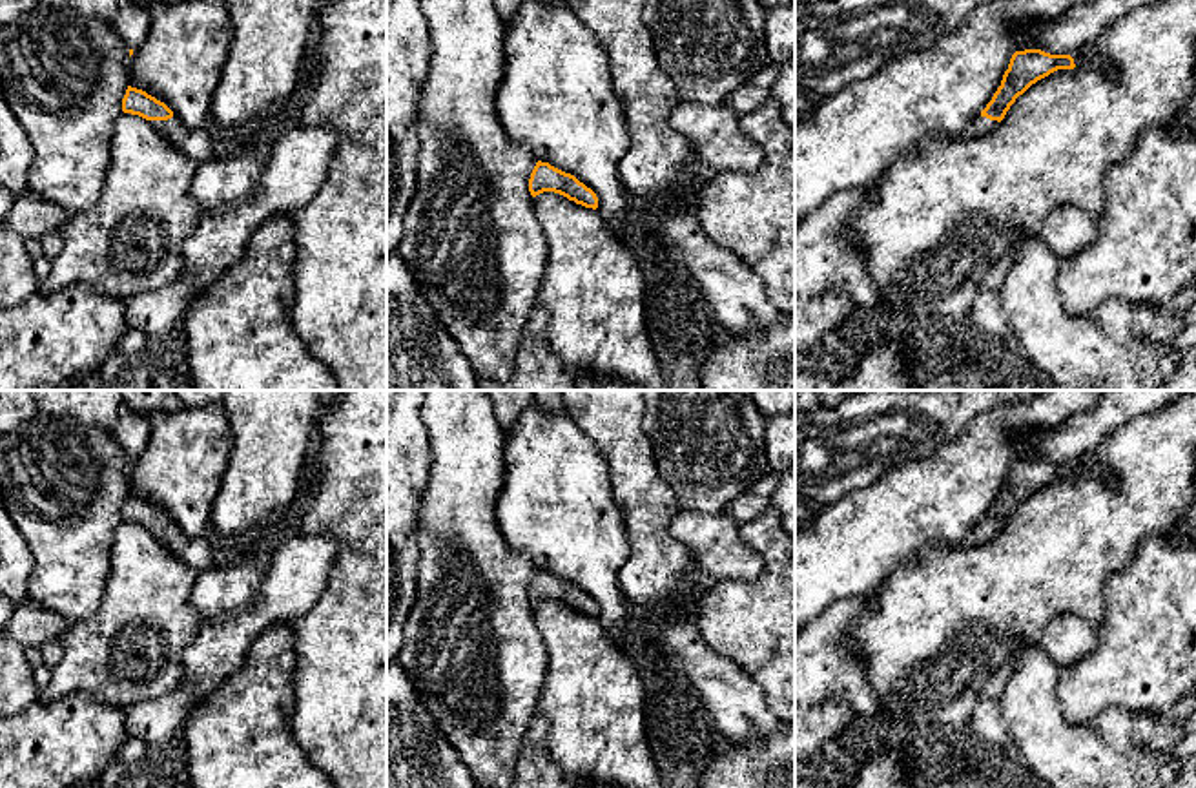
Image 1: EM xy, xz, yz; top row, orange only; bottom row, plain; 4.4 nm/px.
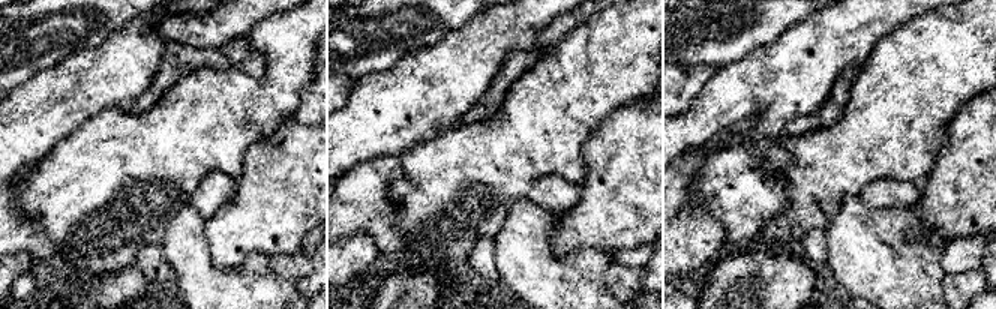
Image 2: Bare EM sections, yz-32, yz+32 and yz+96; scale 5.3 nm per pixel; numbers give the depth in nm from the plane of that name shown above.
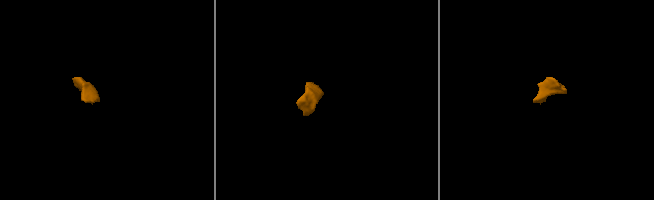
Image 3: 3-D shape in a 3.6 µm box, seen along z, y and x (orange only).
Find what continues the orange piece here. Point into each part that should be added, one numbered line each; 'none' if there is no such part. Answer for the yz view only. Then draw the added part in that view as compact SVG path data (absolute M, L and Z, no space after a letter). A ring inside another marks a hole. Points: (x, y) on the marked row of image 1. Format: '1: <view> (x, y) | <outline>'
1: yz (981, 124) | M979 115L979 117L963 131L963 137L964 137L964 139L975 139L975 137L981 137L981 135L986 135L986 133L994 131L997 126L999 126L997 120L990 120L990 119Z

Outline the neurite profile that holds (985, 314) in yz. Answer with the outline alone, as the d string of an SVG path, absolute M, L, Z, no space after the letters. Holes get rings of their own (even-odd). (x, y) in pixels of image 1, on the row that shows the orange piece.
M981 288L970 306L968 321L981 332L992 336L1010 336L1010 327L1001 310L997 290Z

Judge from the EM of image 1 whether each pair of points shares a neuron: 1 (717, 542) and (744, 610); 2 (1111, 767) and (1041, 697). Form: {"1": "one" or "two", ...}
{"1": "two", "2": "one"}

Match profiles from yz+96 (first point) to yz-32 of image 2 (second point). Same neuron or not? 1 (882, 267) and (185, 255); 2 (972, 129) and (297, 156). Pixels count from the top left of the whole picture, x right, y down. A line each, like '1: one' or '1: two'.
1: one
2: one

